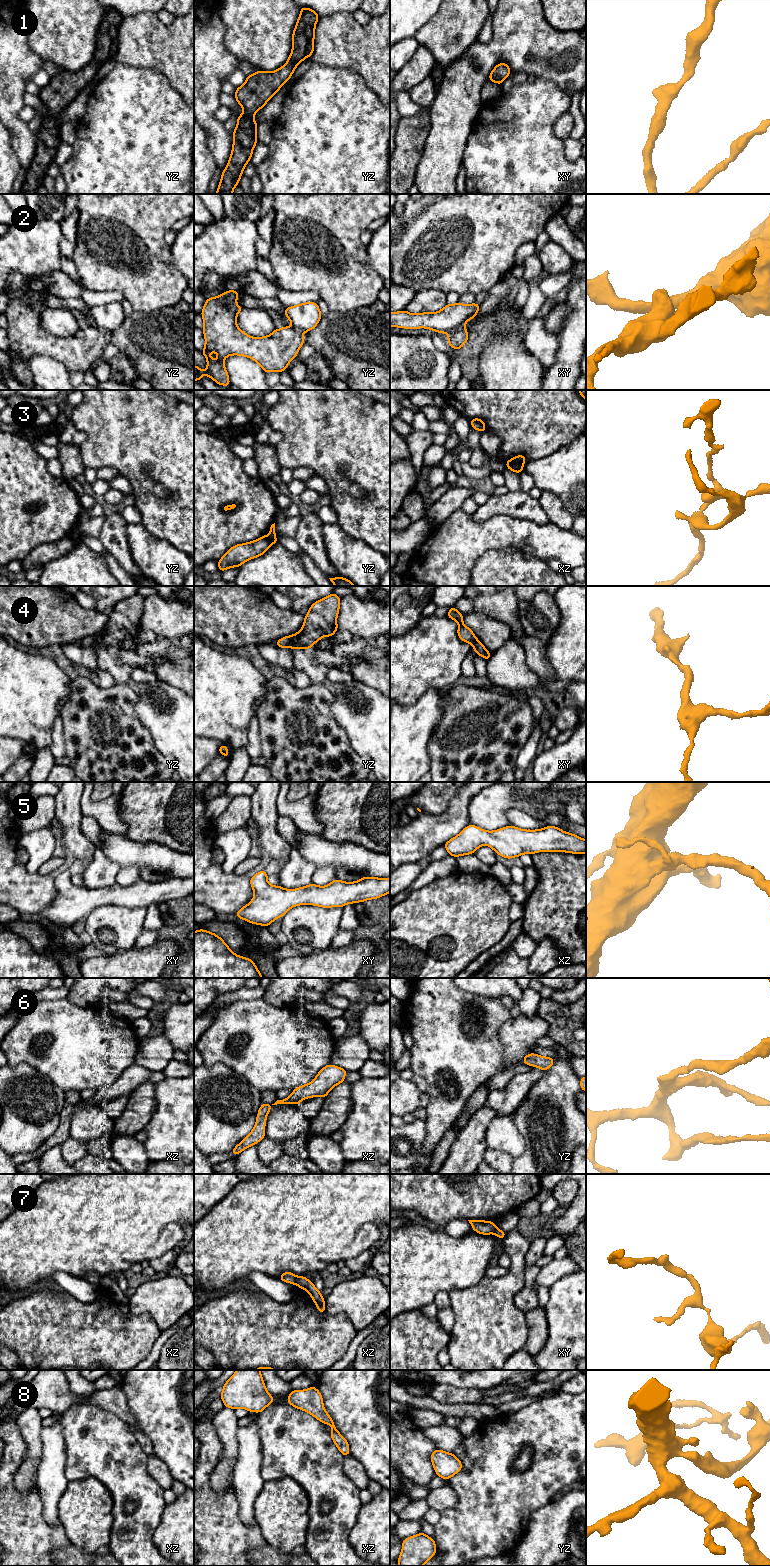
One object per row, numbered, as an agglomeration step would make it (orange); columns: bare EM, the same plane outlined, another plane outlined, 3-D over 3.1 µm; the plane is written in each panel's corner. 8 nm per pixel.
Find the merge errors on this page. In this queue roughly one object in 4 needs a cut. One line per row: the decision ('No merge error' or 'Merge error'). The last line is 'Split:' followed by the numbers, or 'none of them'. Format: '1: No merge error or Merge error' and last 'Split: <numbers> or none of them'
1: No merge error
2: Merge error
3: Merge error
4: No merge error
5: No merge error
6: No merge error
7: Merge error
8: No merge error
Split: 2, 3, 7

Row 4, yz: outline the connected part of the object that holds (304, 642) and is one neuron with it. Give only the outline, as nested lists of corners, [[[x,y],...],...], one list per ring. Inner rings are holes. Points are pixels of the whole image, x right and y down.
[[[332,593],[313,603],[305,615],[301,630],[279,639],[275,644],[280,648],[291,647],[293,651],[297,648],[308,650],[324,636],[332,637],[339,629],[337,616],[340,599]]]

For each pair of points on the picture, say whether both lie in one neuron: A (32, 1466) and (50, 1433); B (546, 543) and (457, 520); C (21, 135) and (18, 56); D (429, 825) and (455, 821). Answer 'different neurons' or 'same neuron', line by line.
A: different neurons
B: same neuron
C: same neuron
D: same neuron

